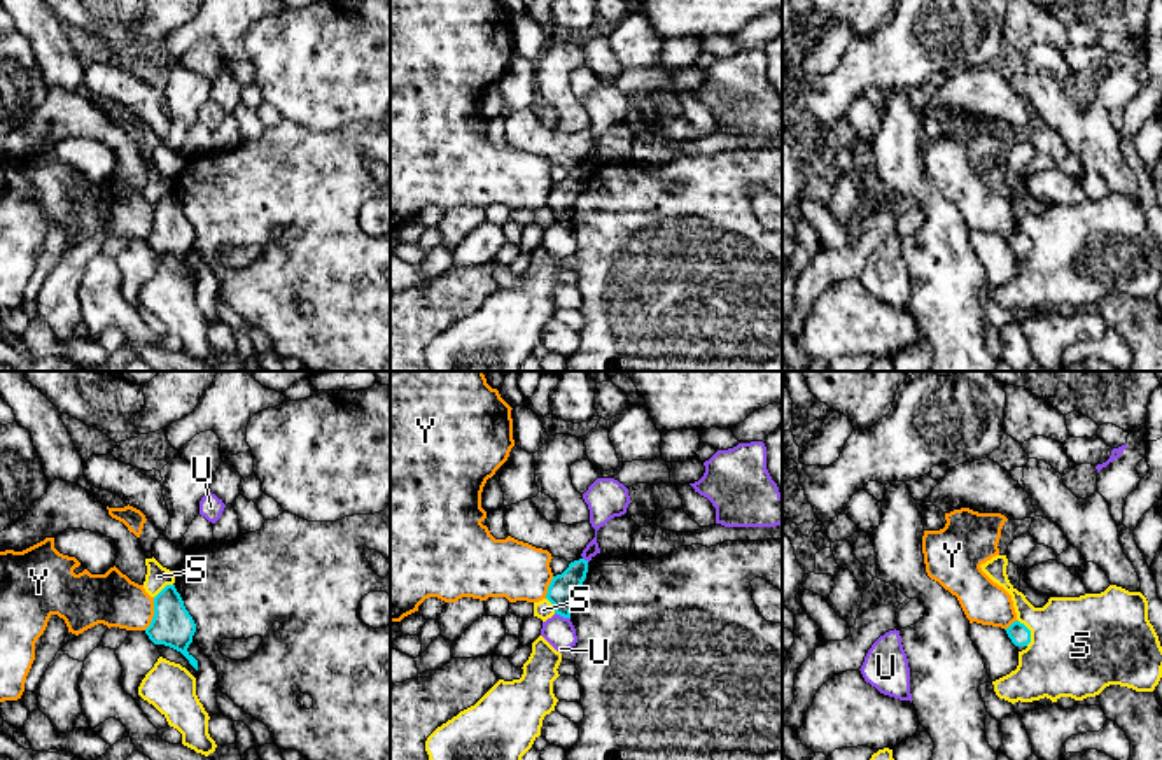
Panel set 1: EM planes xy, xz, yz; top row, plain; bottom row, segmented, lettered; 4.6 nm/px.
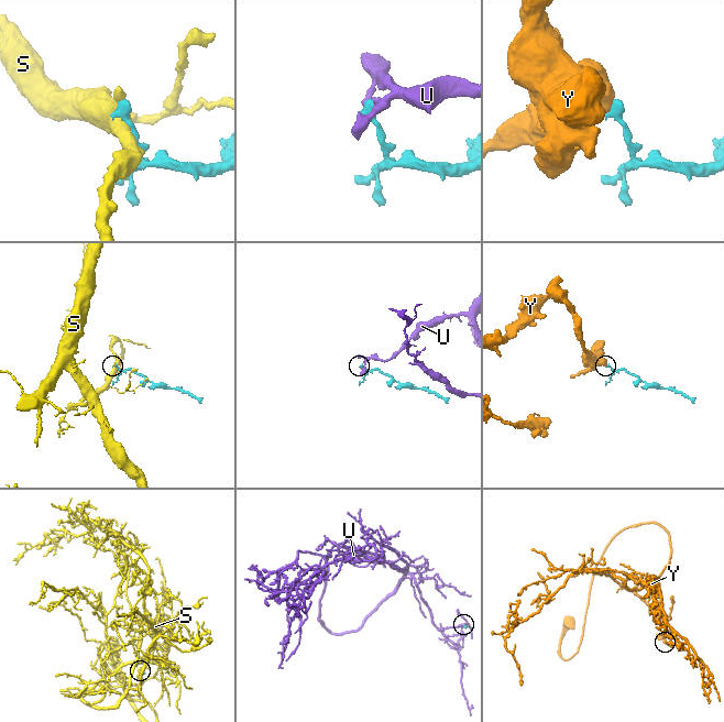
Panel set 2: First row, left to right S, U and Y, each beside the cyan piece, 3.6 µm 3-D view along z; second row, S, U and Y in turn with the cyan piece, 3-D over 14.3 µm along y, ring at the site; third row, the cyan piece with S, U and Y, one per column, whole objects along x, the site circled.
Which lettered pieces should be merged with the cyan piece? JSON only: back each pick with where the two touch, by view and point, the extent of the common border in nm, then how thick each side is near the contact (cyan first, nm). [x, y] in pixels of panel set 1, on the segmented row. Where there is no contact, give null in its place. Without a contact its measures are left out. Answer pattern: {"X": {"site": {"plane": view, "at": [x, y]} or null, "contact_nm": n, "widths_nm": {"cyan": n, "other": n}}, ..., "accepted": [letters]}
{"accepted": []}

